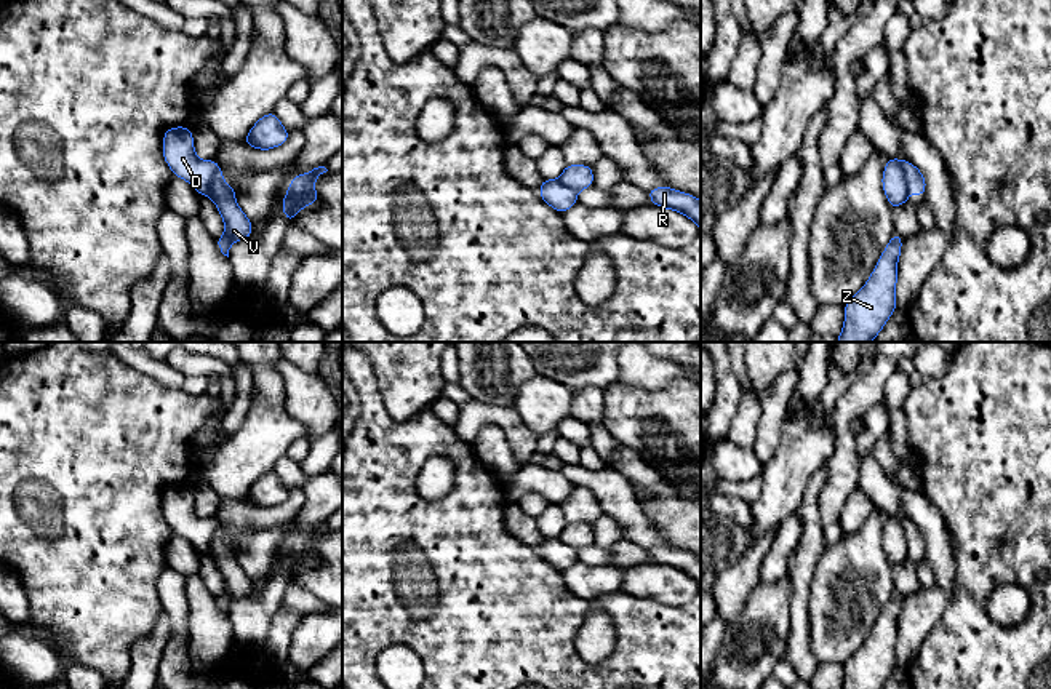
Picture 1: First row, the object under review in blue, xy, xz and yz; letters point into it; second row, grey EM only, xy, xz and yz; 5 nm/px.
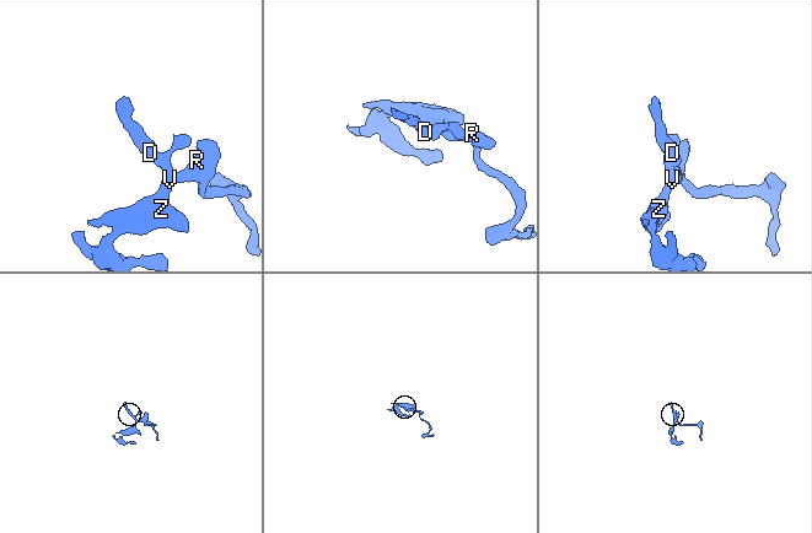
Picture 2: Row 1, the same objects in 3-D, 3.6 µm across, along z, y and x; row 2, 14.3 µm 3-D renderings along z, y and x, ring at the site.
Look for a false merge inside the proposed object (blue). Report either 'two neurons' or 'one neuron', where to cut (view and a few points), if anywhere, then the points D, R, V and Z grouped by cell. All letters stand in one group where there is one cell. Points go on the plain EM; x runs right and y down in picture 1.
two neurons; cut in yz along (899, 518), (909, 550); D / R V Z

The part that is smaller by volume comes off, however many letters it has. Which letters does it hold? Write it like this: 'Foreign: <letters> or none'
Foreign: D

